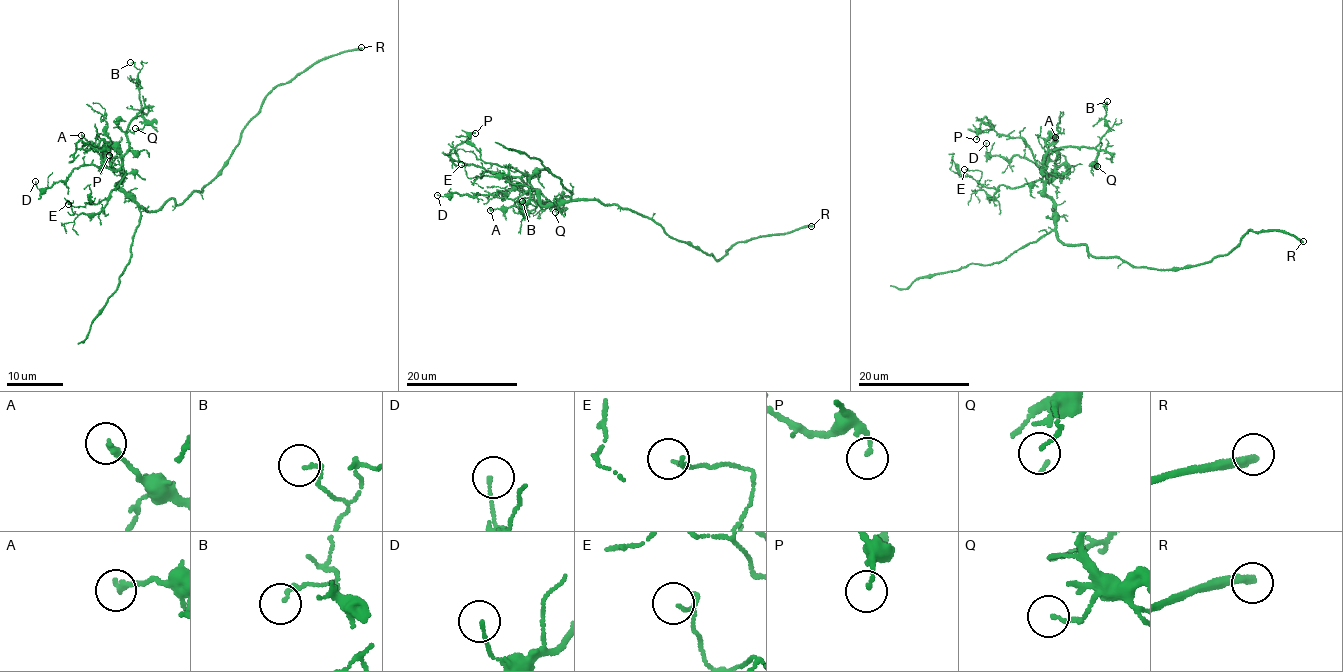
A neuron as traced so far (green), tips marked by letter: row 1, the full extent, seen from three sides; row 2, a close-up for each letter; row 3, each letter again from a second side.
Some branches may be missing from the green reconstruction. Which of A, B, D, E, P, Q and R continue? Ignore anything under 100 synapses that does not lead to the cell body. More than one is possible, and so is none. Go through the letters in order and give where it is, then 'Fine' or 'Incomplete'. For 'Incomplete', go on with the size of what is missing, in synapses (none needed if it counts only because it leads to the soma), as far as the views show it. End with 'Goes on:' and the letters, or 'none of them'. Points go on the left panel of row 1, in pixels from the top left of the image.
A: Place: (81, 135). Fine
B: Place: (130, 62). Fine
D: Place: (35, 181). Fine
E: Place: (68, 204). Fine
P: Place: (109, 155). Fine
Q: Place: (135, 128). Fine
R: Place: (361, 47). Incomplete. Roughly 130 synapses
Goes on: R

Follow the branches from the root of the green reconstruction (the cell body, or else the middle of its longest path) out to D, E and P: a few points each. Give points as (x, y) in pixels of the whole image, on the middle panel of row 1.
D: (642, 217), (591, 199), (559, 199), (542, 205), (533, 191), (510, 199), (456, 193), (437, 195)
E: (642, 217), (591, 199), (559, 199), (542, 205), (527, 174), (509, 165), (507, 174), (468, 177), (461, 164)
P: (642, 217), (591, 199), (542, 205), (539, 193), (529, 186), (460, 161), (455, 147), (475, 133)

